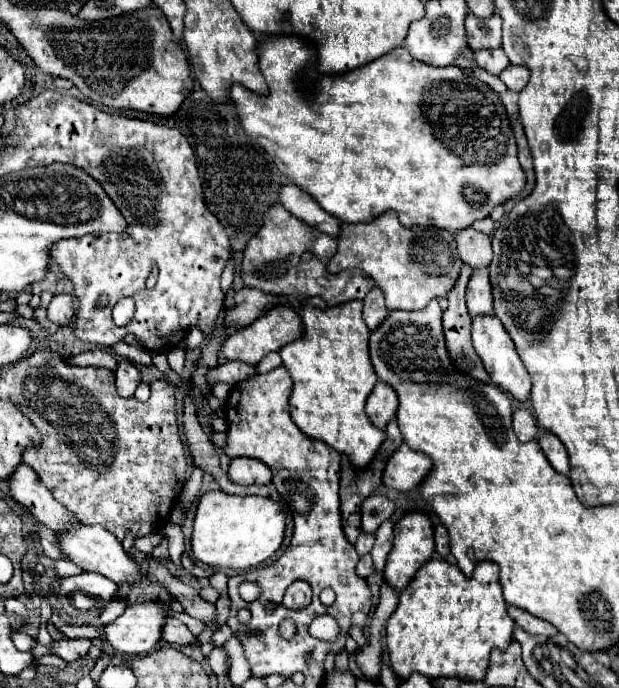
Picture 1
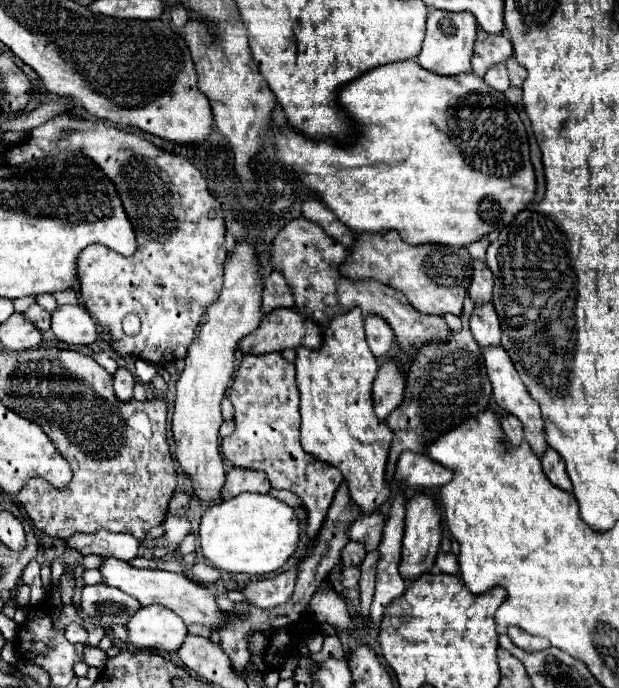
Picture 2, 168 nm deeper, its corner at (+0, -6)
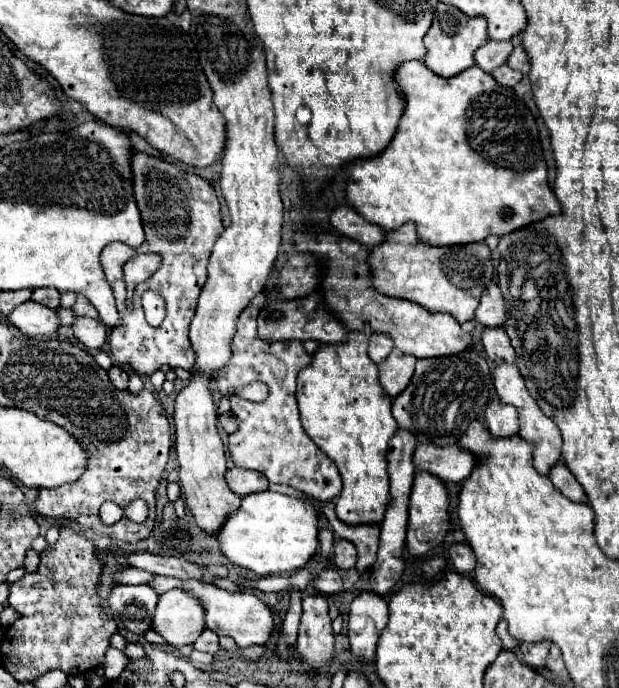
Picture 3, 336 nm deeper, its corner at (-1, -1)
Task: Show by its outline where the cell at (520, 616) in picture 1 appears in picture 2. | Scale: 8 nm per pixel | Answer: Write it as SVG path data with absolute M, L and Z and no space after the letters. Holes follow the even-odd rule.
M508 627L506 635L510 637L510 641L512 641L512 643L516 643L516 647L520 647L520 649L524 649L524 651L530 651L530 653L532 653L532 651L544 651L544 649L548 649L548 647L550 647L548 639L528 635L528 633L520 631L518 627Z

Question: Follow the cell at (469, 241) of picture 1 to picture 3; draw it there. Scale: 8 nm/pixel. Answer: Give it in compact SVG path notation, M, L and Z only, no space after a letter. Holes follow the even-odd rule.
M491 280L479 300L479 306L475 310L475 320L483 326L503 326L505 312L503 312L503 296L495 280Z

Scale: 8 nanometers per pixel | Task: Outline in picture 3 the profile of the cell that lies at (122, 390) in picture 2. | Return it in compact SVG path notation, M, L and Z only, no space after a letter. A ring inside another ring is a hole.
M113 366L113 368L109 370L109 378L111 378L111 382L113 382L113 386L115 386L117 390L127 390L127 384L129 384L129 374L127 374L123 368Z

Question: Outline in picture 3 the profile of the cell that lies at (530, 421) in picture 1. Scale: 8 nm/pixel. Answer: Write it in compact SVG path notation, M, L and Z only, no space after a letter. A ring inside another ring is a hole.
M491 400L485 408L487 428L497 438L509 438L519 432L517 410L509 404L501 404L499 400Z

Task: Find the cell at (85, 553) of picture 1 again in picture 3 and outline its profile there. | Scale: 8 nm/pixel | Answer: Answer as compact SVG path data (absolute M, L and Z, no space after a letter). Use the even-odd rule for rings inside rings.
M153 576L153 580L149 582L149 586L157 592L157 594L165 594L169 590L183 590L187 594L191 594L193 598L197 598L205 610L205 626L213 632L217 632L219 636L231 636L239 646L253 646L253 644L267 644L269 634L273 632L273 616L269 612L269 608L263 604L263 600L259 600L255 594L251 592L227 592L217 588L211 582L203 582L203 580L181 580L181 578L169 578L169 576Z

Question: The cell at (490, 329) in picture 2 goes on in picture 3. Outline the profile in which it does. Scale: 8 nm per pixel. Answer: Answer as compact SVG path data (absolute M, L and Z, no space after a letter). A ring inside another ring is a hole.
M483 326L481 344L483 344L485 354L493 362L513 362L515 360L515 350L511 348L511 342L501 326Z

